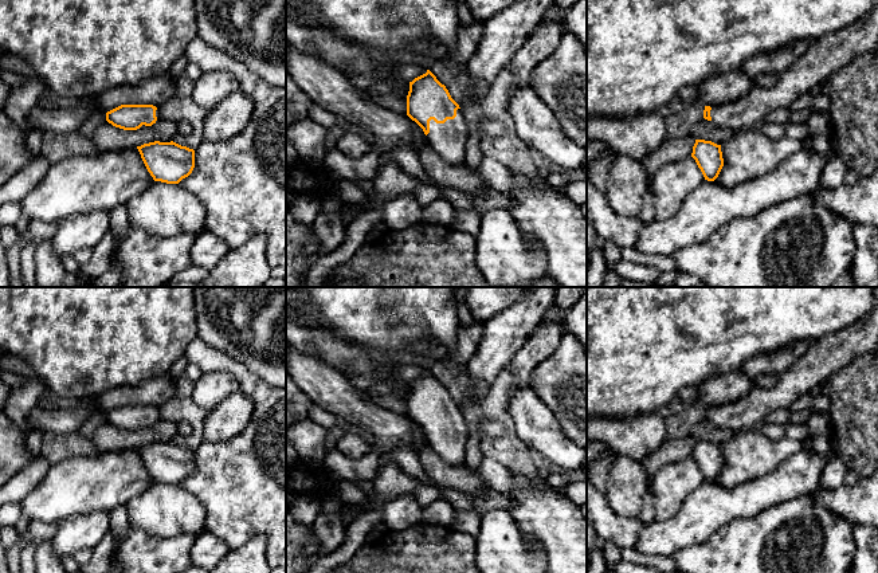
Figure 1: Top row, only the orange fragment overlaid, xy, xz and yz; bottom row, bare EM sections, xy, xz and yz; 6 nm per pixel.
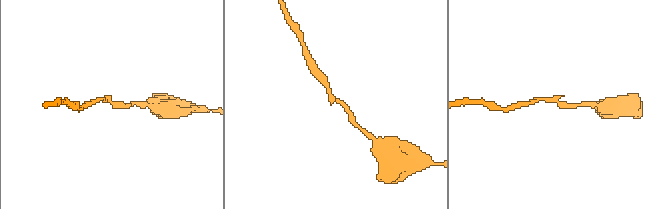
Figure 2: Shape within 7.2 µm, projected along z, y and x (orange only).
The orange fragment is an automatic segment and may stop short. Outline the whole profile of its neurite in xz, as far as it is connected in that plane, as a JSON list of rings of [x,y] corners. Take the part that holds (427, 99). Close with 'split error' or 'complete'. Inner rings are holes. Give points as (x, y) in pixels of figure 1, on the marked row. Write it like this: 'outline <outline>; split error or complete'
outline [[[430,70],[409,82],[407,115],[423,129],[428,146],[446,162],[465,165],[470,130],[459,105]]]; split error

